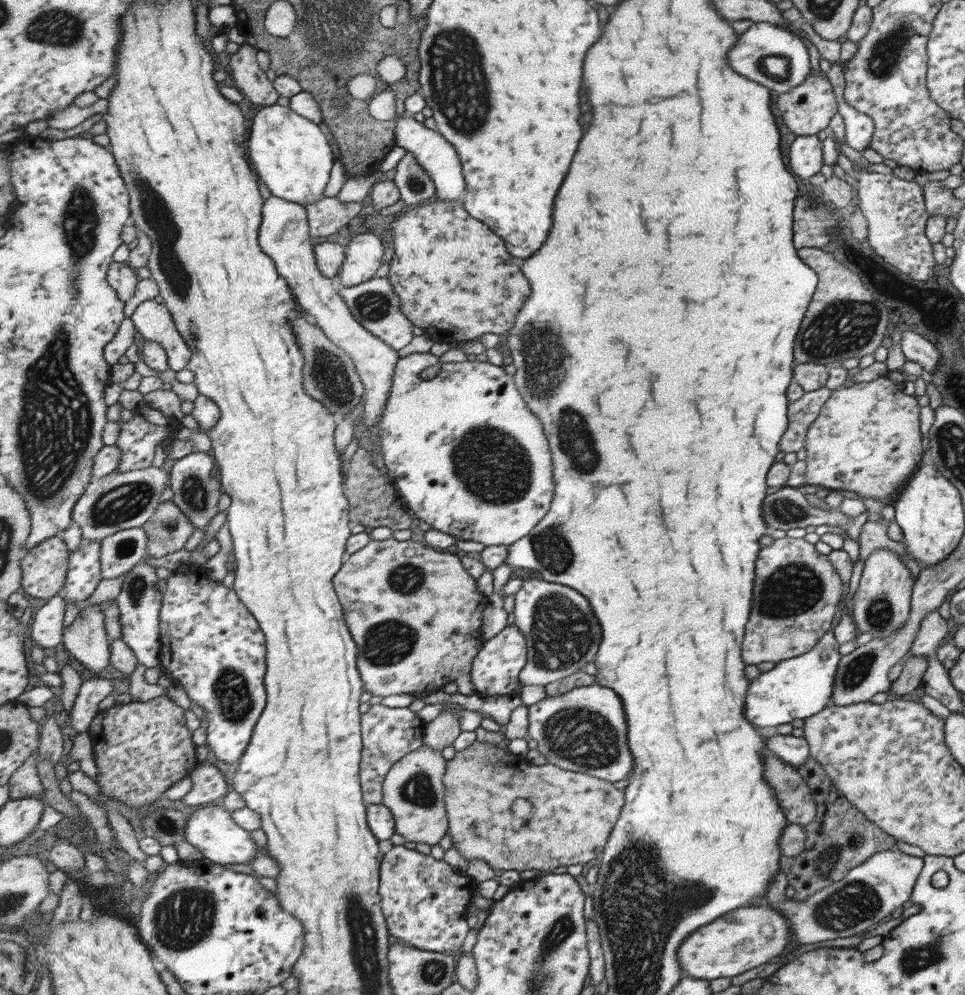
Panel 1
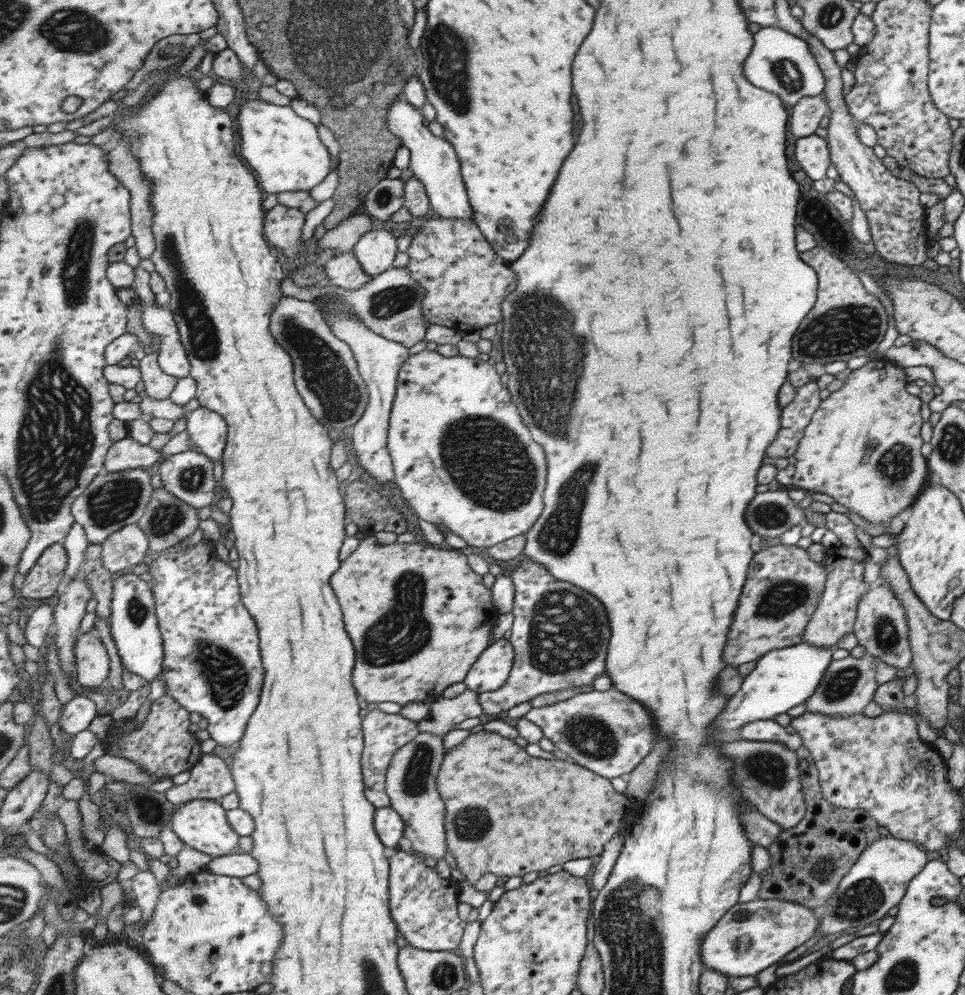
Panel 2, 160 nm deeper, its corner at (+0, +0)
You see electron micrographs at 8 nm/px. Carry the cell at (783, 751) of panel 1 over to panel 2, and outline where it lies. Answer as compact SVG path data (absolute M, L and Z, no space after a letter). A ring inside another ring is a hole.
M759 720L757 722L747 722L739 728L739 736L746 741L769 741L783 743L789 750L796 751L802 745L799 735L789 735L784 728L779 726L774 720Z

